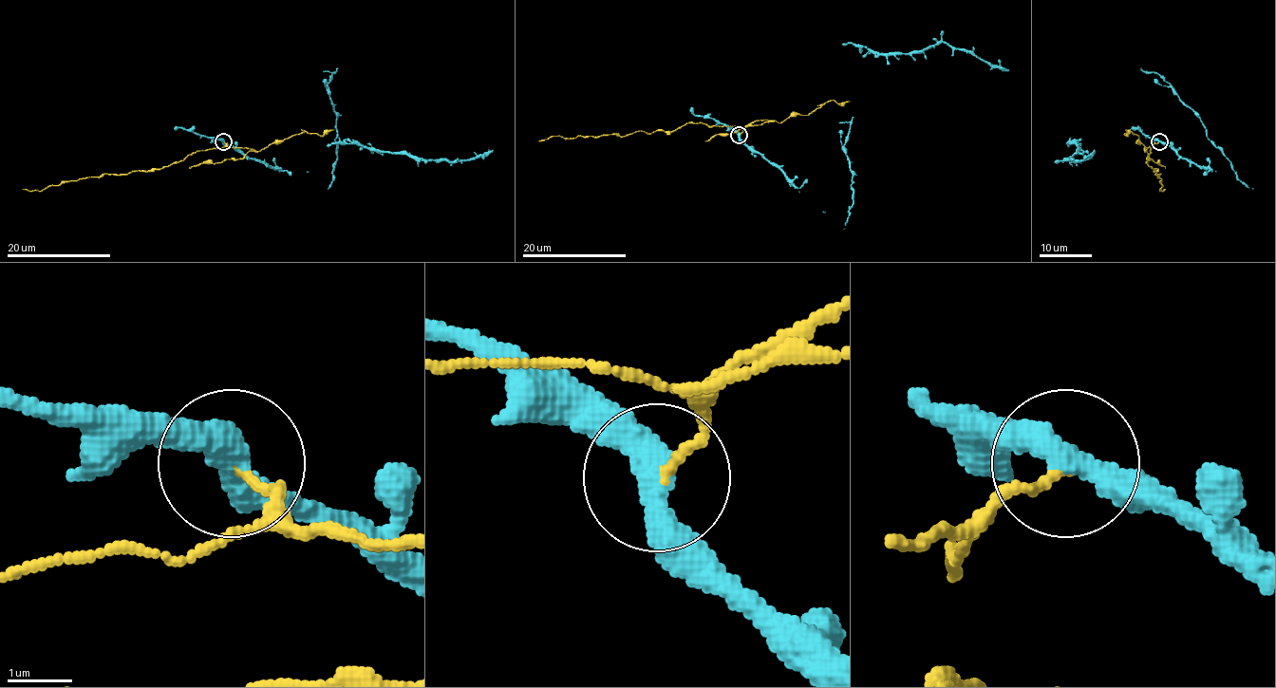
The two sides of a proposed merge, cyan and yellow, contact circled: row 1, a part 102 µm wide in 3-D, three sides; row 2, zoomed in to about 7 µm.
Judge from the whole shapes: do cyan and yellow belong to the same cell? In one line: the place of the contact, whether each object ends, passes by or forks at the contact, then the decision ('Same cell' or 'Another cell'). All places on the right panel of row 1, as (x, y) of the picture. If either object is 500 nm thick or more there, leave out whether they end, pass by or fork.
Place: (1159, 141). At the ring cyan passes by. At the ring yellow ends. Another cell

